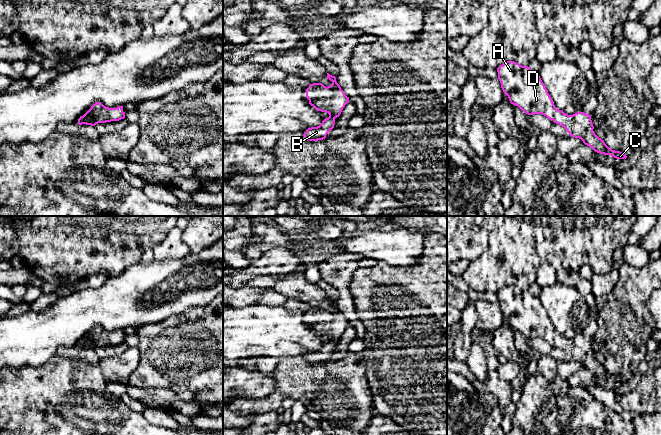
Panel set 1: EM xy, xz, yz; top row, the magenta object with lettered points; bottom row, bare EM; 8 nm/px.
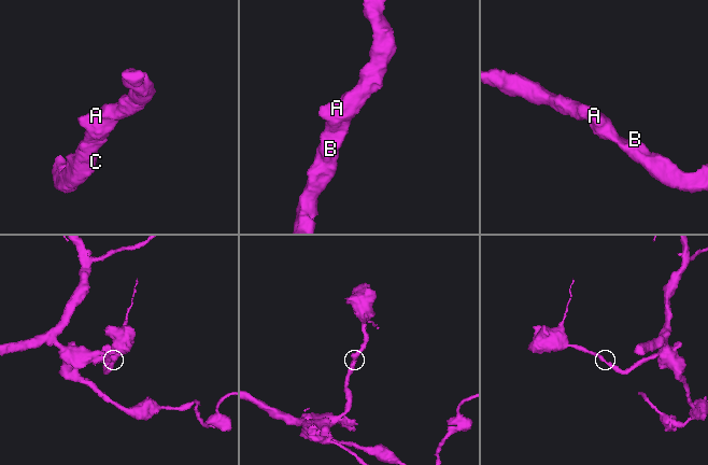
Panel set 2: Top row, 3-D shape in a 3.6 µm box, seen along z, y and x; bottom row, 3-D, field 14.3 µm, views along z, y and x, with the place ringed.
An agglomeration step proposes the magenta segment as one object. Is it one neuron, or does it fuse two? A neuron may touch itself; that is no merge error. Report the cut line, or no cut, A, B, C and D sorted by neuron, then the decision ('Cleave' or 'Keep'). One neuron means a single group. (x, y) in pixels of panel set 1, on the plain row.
No split. Groups: A B C D. Keep

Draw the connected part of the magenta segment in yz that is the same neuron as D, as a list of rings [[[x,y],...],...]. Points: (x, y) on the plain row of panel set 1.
[[[514,285],[504,286],[497,292],[498,303],[511,328],[528,339],[542,338],[566,353],[570,360],[579,362],[595,376],[626,383],[620,375],[610,373],[594,356],[591,340],[584,336],[568,339],[557,333],[538,297]]]

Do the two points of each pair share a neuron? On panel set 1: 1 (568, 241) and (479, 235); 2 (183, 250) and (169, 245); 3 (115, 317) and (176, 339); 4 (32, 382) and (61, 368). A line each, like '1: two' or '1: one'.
1: two
2: one
3: two
4: one

